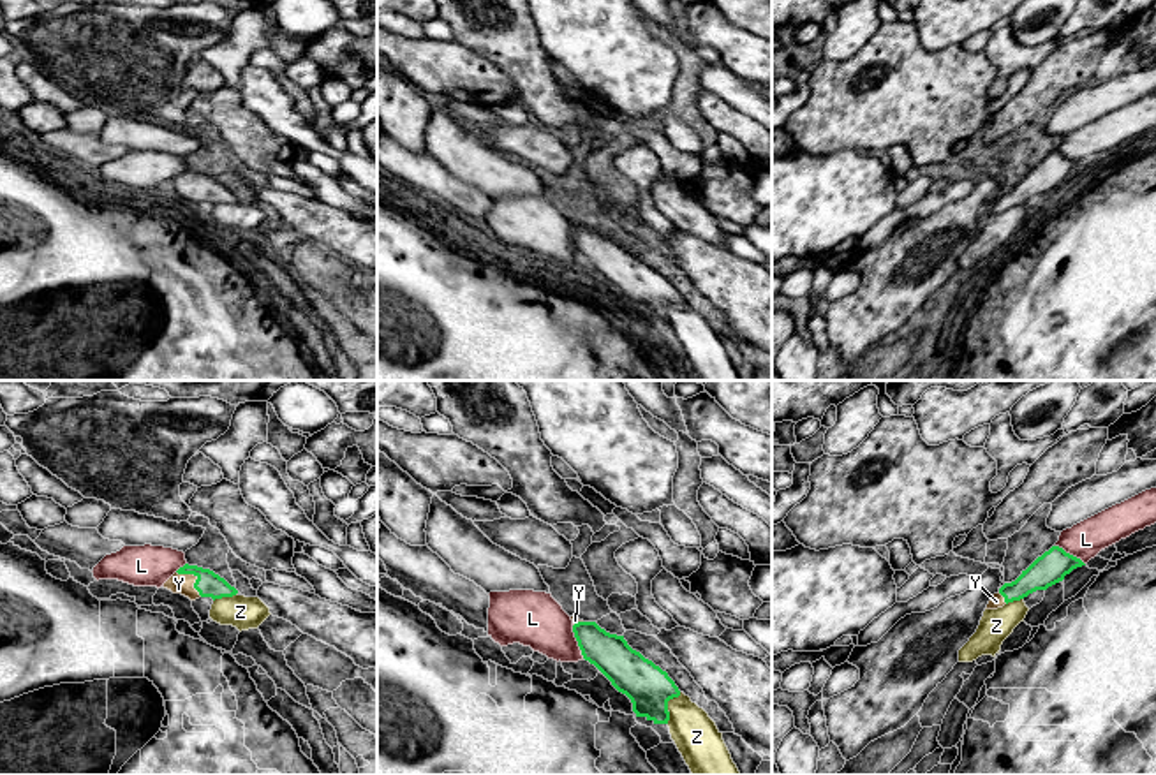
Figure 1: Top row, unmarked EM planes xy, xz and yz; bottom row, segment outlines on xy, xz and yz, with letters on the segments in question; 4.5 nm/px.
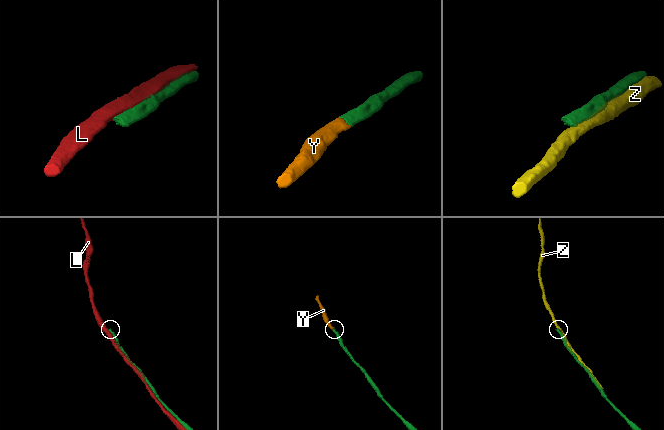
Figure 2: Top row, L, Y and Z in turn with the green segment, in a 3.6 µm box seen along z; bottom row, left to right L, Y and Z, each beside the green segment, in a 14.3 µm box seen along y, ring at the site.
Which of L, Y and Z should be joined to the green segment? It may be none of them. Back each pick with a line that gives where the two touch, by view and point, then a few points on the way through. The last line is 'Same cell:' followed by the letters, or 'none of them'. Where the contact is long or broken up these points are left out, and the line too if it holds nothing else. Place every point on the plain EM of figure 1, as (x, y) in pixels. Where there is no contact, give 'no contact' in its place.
Y: meets green in xy at (198, 184); runs through xy (208, 189), (198, 184), (178, 189)
Same cell: Y

